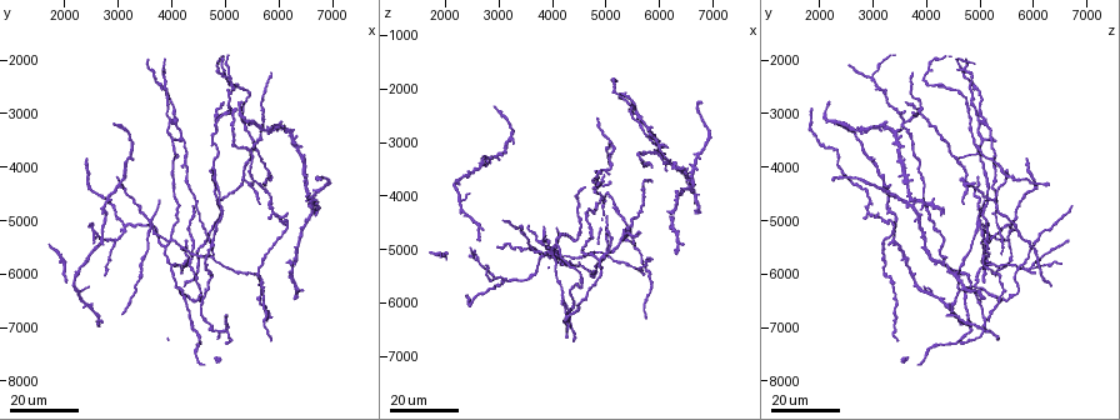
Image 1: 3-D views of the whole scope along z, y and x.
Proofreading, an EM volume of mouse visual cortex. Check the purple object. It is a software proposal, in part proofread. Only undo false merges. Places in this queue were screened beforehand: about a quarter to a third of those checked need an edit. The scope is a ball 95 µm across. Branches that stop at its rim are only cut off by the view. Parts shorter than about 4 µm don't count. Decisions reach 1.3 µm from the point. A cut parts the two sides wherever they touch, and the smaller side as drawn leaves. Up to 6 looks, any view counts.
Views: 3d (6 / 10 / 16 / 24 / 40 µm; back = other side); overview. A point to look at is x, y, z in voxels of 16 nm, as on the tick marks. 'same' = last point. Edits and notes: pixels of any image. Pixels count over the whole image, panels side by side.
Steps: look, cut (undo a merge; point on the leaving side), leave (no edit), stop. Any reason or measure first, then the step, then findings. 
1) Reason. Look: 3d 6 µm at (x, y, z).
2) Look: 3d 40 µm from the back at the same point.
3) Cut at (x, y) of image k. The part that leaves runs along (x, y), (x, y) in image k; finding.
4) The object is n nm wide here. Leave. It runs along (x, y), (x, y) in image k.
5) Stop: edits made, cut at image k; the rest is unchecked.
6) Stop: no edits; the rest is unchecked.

Three arms meet. Look: 3d 16 µm at (4000, 3150, 4950).

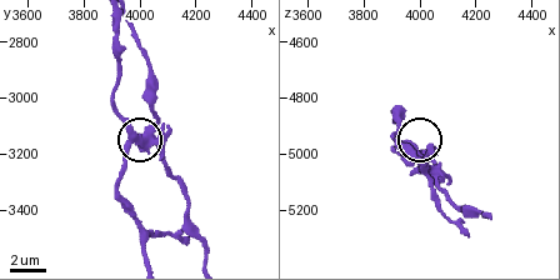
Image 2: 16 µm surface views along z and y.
Look: 3d 10 µm at the same point.

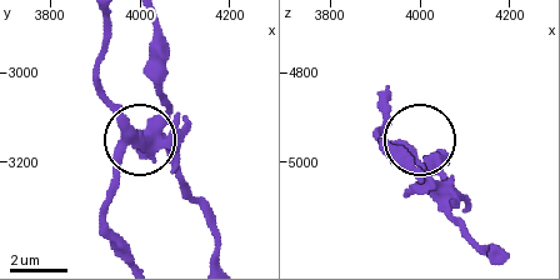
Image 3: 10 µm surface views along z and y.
The side arm is 22 µm long; 3 arms meet here. Cut at (161, 130) of image 3. Two cells meet here.

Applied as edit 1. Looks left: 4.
Redraw. Look: overview.

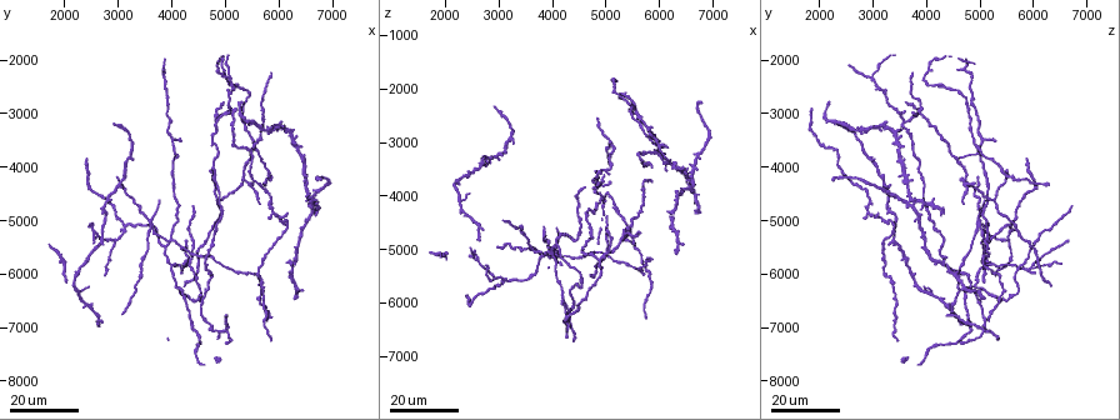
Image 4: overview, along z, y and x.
Three arms meet. Look: 3d 24 µm at (3600, 5000, 5000).

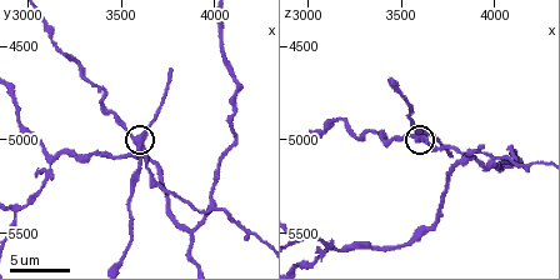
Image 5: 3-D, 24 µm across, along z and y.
Look: 3d 6 µm at the same point.

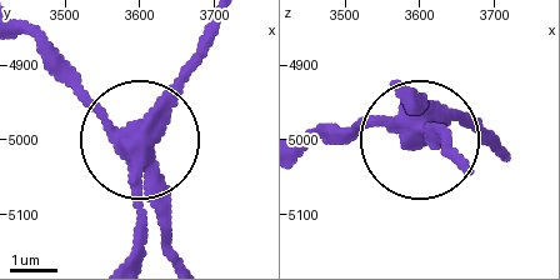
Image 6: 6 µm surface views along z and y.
The object is 450 nm wide here. Cut at (139, 211) of image 6. The part that leaves runs along (130, 146), (143, 250) in image 6; two cells meet here.

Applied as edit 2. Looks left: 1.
Stop: edits made, cut at image 3, cut at image 6; the rest is unchecked.

